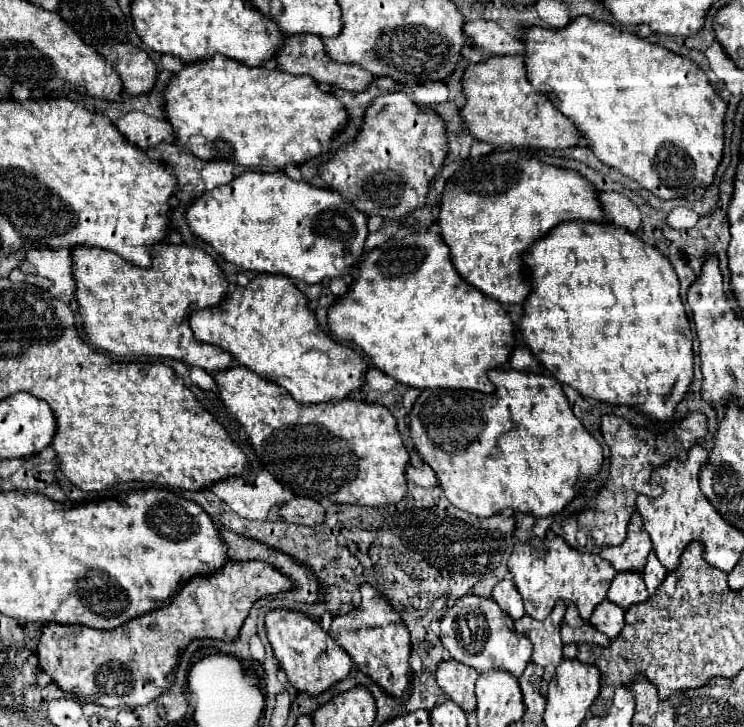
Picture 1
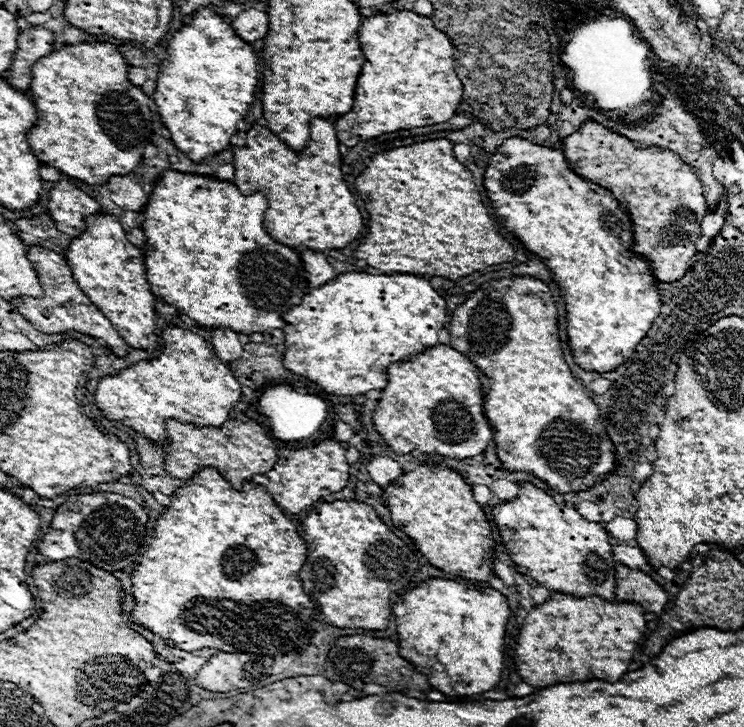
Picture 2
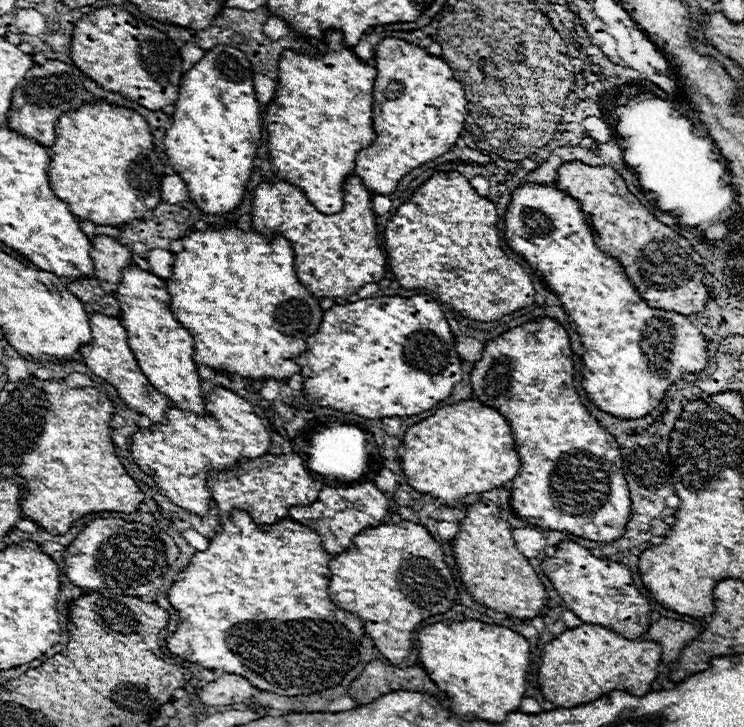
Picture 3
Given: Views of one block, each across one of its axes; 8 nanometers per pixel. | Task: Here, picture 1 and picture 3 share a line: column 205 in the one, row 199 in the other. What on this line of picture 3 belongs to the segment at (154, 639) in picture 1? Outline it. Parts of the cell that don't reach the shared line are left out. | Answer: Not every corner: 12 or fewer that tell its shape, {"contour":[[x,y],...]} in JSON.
{"contour":[[610,166],[556,186],[650,306],[704,310],[702,256]]}

